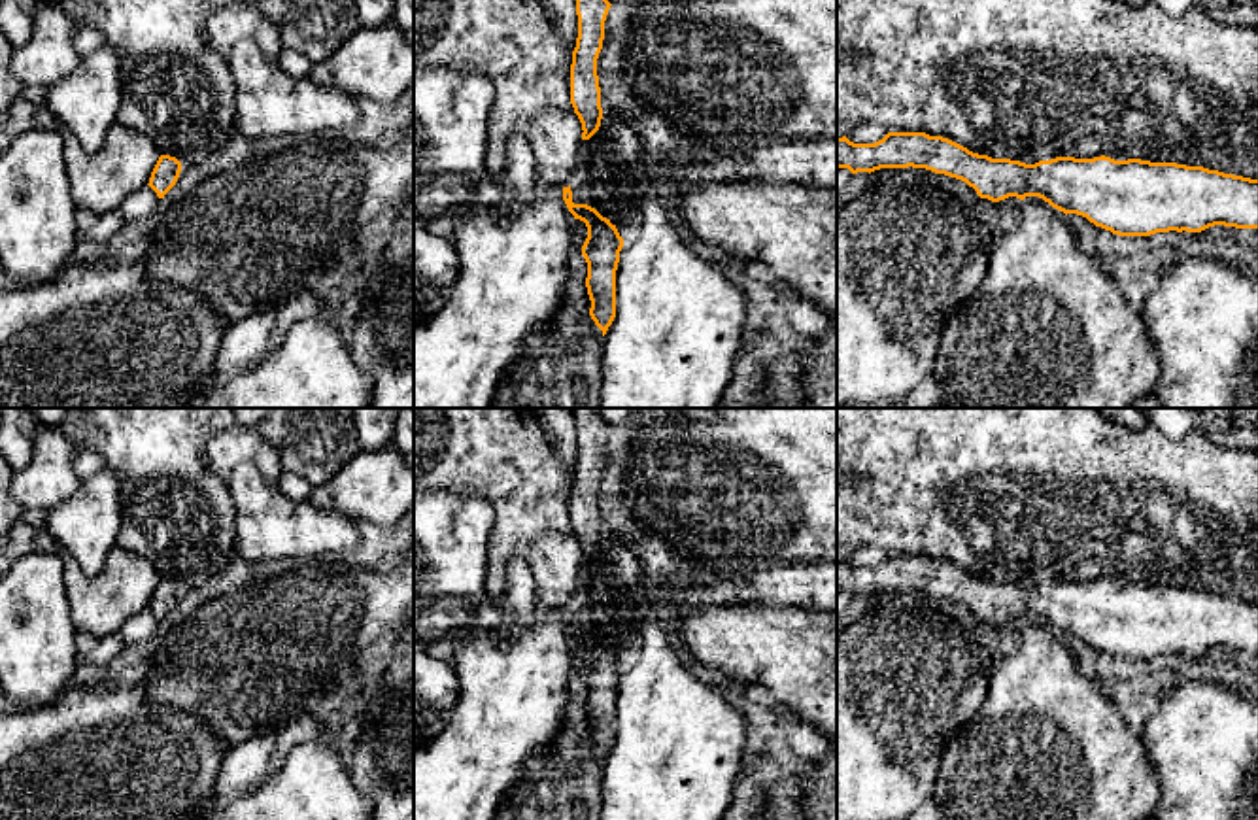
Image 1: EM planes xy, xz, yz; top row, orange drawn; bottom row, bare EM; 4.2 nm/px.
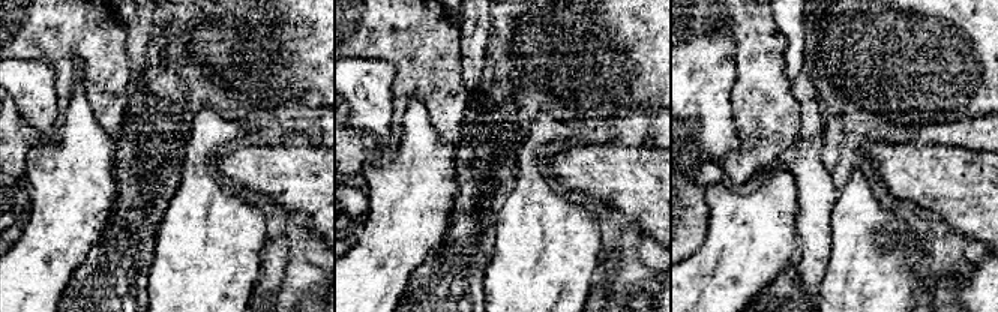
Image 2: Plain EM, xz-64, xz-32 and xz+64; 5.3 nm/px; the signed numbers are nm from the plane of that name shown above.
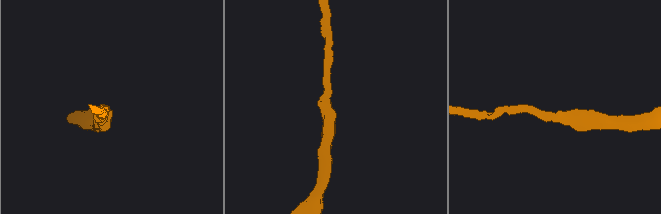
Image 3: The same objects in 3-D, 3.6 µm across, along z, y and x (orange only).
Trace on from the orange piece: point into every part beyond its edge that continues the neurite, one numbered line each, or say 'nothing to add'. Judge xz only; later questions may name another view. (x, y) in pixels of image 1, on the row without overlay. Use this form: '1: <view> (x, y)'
nothing to add

